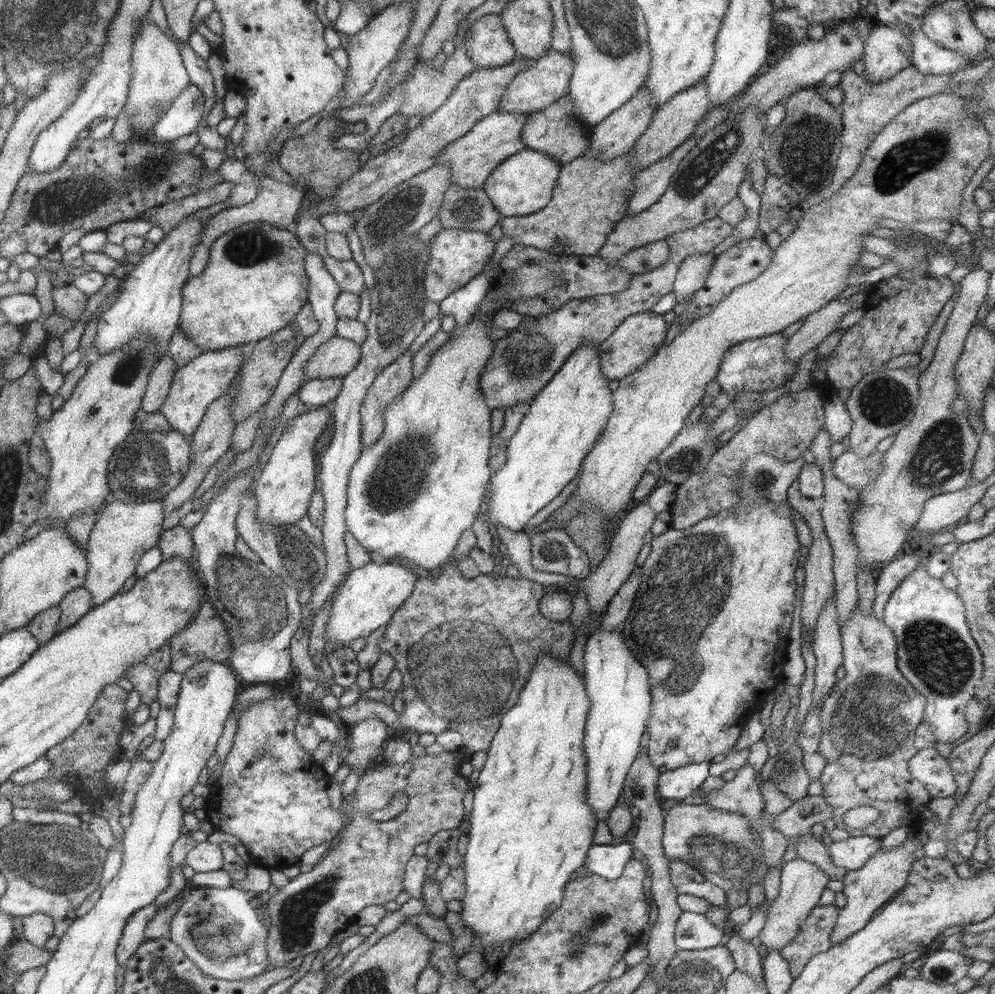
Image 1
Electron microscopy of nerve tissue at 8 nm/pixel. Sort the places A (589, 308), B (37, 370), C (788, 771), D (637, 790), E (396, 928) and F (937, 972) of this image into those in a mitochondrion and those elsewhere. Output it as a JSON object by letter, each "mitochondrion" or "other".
{"A":"other","B":"other","C":"mitochondrion","D":"mitochondrion","E":"other","F":"mitochondrion"}

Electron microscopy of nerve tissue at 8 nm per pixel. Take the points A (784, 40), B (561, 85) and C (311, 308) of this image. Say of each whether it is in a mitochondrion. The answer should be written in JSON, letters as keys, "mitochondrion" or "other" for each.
{"A":"other","B":"other","C":"other"}

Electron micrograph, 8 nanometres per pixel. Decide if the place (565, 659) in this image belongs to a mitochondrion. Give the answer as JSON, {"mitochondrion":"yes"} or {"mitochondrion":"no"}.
{"mitochondrion":"no"}

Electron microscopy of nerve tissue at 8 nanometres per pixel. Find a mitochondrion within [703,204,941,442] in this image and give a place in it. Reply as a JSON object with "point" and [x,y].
{"point":[883,401]}

